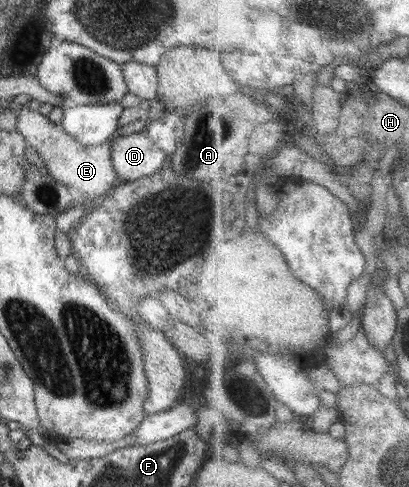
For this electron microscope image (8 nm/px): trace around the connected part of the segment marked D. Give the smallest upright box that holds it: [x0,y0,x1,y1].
[111,131,169,182]

